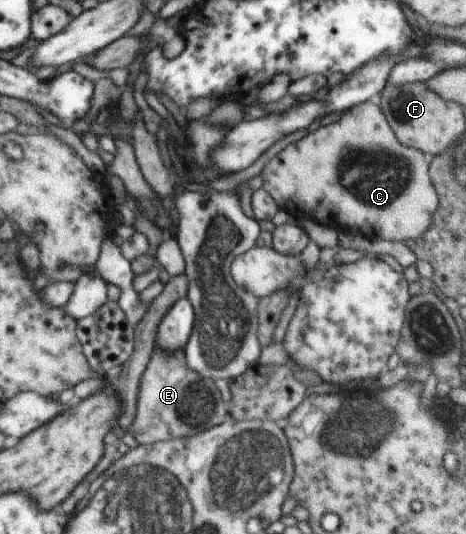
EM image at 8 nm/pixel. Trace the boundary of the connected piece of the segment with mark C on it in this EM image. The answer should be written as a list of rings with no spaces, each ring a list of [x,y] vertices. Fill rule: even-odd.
[[[369,100],[359,105],[353,106],[349,111],[346,111],[338,121],[324,125],[308,133],[306,137],[302,137],[300,141],[288,145],[286,149],[282,149],[270,162],[266,164],[261,172],[263,189],[266,191],[277,203],[280,210],[287,210],[296,218],[305,218],[309,221],[318,222],[320,225],[334,227],[337,231],[352,230],[356,233],[362,234],[364,237],[370,239],[378,239],[384,241],[392,241],[396,243],[404,243],[404,241],[420,238],[432,223],[432,217],[439,207],[439,199],[430,181],[429,177],[430,158],[422,151],[414,148],[408,148],[400,144],[396,138],[392,127],[388,124],[384,113],[380,110],[377,100]]]

